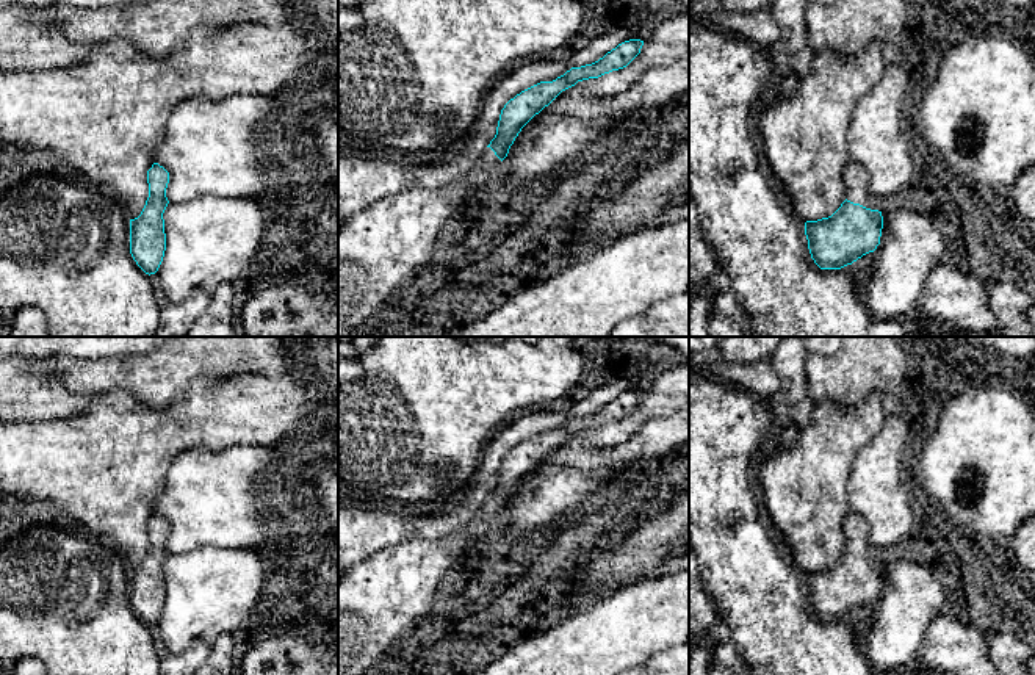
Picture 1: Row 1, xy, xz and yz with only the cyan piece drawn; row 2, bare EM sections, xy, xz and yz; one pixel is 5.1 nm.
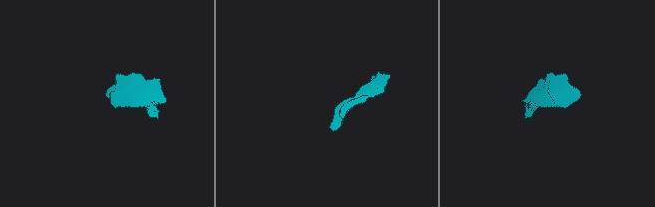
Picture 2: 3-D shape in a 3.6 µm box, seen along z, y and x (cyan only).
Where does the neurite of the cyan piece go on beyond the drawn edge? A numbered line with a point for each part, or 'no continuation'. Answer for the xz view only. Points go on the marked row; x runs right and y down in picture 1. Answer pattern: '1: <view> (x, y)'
1: xz (382, 246)

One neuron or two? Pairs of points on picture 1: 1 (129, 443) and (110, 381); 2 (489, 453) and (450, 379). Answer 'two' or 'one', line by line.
1: two
2: two

